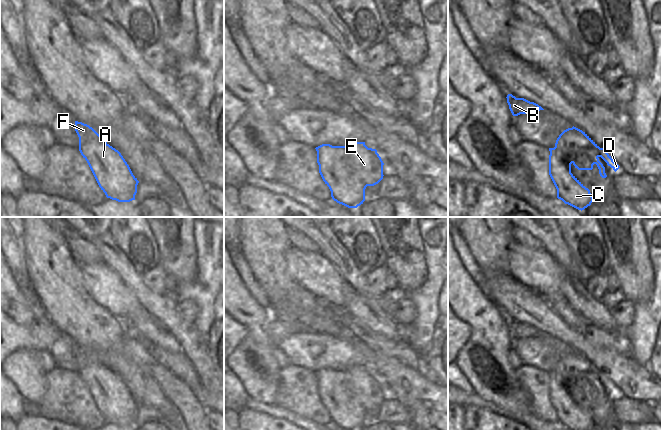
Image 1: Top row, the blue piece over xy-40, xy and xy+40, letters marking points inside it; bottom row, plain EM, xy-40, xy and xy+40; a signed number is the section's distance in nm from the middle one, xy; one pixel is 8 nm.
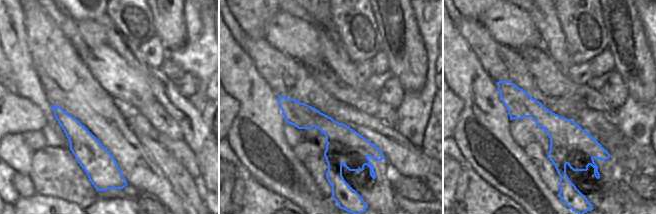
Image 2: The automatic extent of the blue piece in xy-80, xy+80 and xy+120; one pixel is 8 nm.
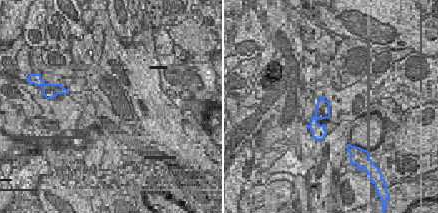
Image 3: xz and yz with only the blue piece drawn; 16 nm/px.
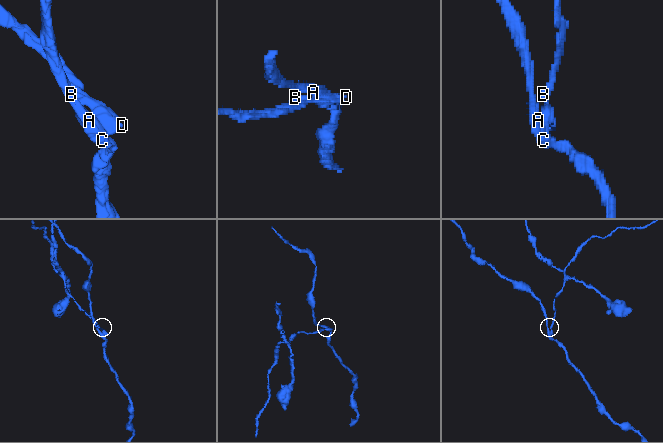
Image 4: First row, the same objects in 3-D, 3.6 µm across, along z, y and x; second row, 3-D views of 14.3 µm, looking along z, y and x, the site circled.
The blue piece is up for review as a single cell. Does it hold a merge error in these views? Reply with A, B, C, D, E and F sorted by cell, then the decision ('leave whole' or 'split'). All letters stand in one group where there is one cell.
A C F / B D E | split

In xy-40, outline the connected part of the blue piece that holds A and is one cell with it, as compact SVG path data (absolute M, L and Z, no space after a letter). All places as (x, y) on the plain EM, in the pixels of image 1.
M75 345L75 355L79 361L79 375L87 385L99 411L107 422L118 426L135 424L139 405L133 399L121 377L110 370L92 351Z

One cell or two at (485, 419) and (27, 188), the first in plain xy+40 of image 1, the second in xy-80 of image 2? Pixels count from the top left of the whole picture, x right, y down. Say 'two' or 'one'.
two

